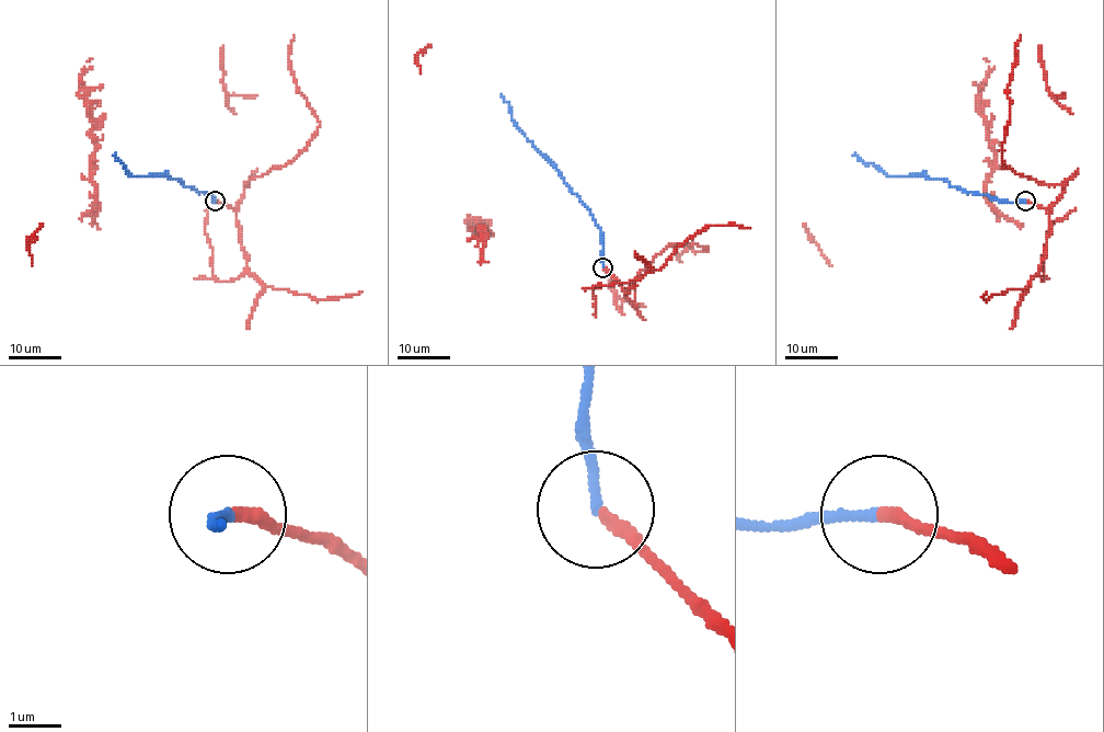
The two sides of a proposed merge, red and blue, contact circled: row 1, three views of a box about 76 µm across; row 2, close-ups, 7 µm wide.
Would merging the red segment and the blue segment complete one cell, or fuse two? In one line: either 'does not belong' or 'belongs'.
belongs

